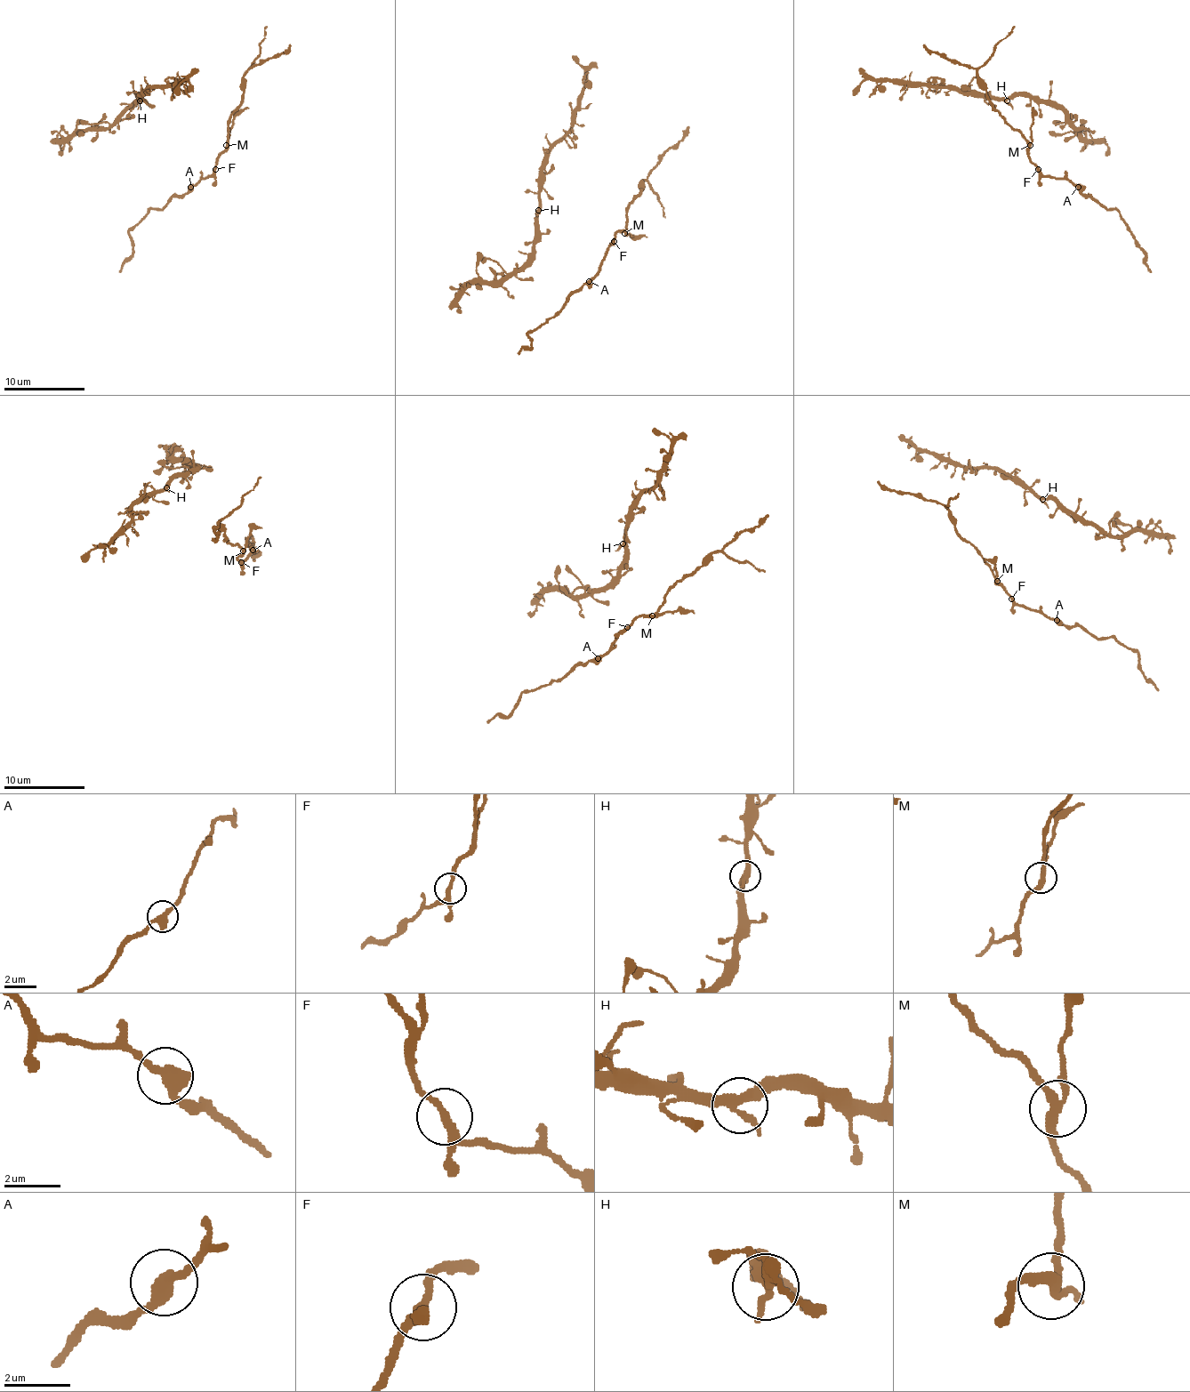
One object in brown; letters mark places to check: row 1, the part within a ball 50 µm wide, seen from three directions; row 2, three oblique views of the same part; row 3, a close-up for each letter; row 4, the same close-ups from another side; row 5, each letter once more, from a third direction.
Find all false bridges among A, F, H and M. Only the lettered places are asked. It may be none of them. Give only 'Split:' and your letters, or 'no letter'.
Split: M

